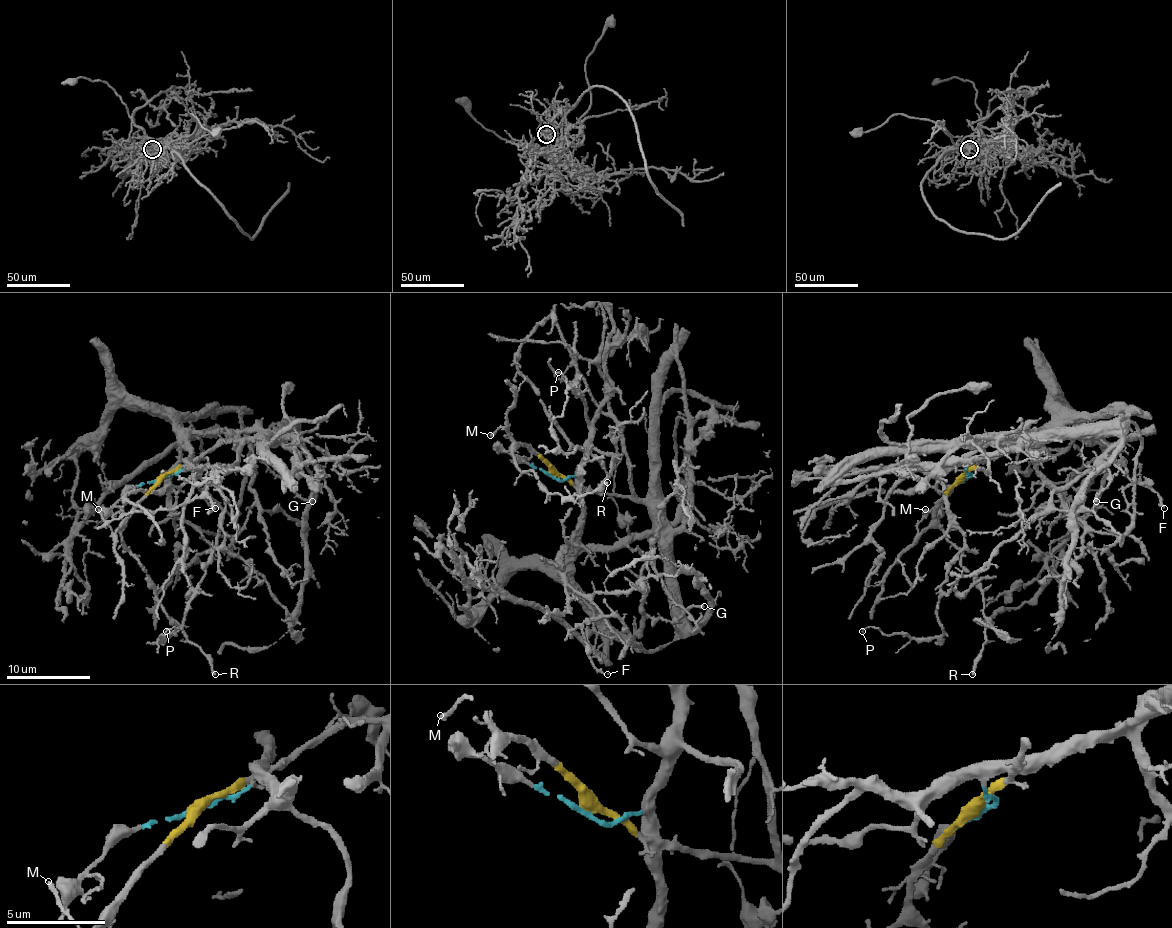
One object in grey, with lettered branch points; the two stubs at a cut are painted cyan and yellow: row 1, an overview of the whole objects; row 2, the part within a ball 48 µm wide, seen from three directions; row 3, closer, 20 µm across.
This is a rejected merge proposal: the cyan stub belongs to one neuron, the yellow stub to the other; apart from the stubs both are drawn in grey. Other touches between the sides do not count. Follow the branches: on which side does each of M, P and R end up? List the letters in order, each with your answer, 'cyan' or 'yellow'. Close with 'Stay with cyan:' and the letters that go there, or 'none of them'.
M: yellow
P: cyan
R: yellow
Stay with cyan: P

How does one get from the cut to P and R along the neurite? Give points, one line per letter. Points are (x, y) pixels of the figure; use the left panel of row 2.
P: (159, 477), (189, 466), (224, 500), (197, 594), (184, 621), (166, 632)
R: (159, 477), (128, 521), (121, 544), (147, 573), (157, 603), (216, 674)

